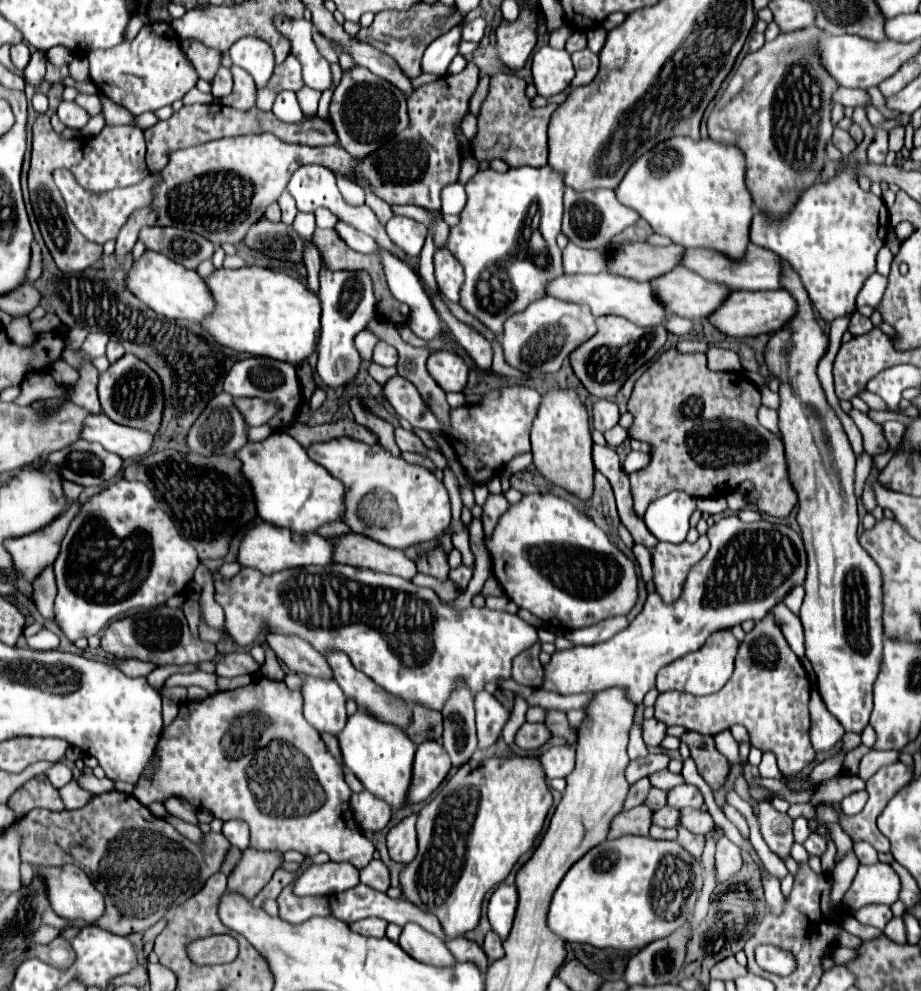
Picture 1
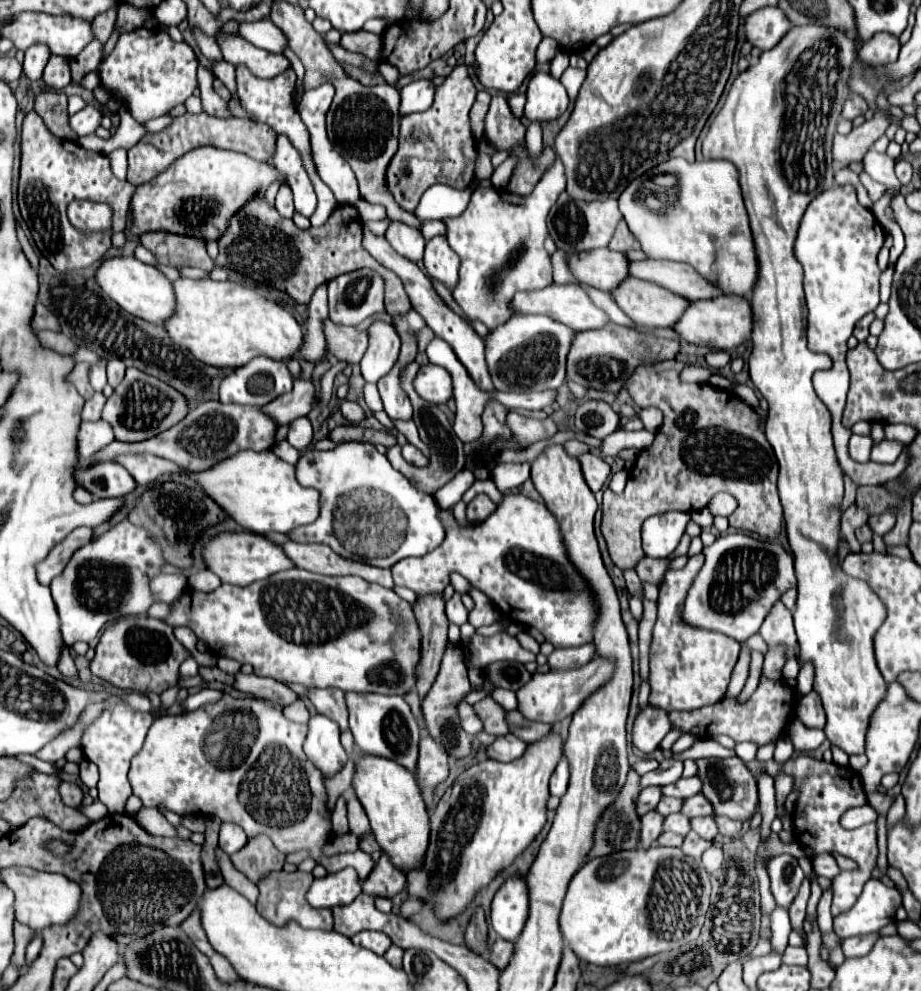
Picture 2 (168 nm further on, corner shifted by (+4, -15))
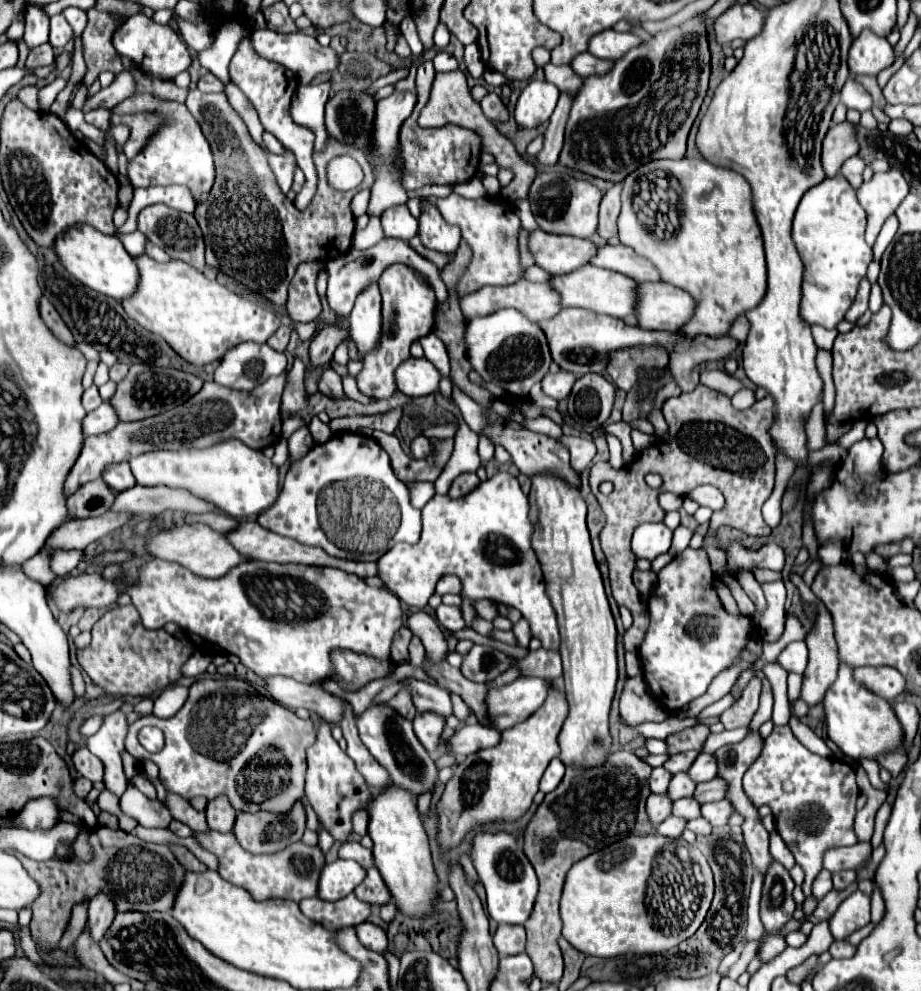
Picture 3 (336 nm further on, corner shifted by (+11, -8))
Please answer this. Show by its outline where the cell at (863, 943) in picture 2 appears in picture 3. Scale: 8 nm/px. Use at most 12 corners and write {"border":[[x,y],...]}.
{"border":[[834,940],[832,958],[852,958],[856,946],[846,940]]}

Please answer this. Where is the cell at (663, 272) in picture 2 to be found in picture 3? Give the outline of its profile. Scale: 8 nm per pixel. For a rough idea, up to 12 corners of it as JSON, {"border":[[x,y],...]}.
{"border":[[622,244],[600,246],[592,264],[636,282],[662,282],[658,268]]}

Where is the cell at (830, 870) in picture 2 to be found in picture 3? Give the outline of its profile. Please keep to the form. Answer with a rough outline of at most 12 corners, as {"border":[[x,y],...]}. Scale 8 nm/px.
{"border":[[870,842],[824,852],[828,872],[856,870],[872,854]]}

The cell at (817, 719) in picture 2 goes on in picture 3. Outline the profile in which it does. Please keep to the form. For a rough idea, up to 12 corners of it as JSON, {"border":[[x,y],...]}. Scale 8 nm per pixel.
{"border":[[826,608],[808,632],[810,660],[800,700],[822,702],[838,672],[838,646]]}

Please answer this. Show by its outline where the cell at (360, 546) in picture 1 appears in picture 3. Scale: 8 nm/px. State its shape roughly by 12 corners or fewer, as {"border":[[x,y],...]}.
{"border":[[240,520],[228,540],[252,560],[332,566],[360,578],[376,562],[328,556],[318,546]]}

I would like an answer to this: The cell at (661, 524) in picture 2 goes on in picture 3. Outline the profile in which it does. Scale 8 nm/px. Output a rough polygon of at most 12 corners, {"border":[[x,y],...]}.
{"border":[[664,522],[634,530],[632,552],[654,560],[668,552],[672,530]]}

